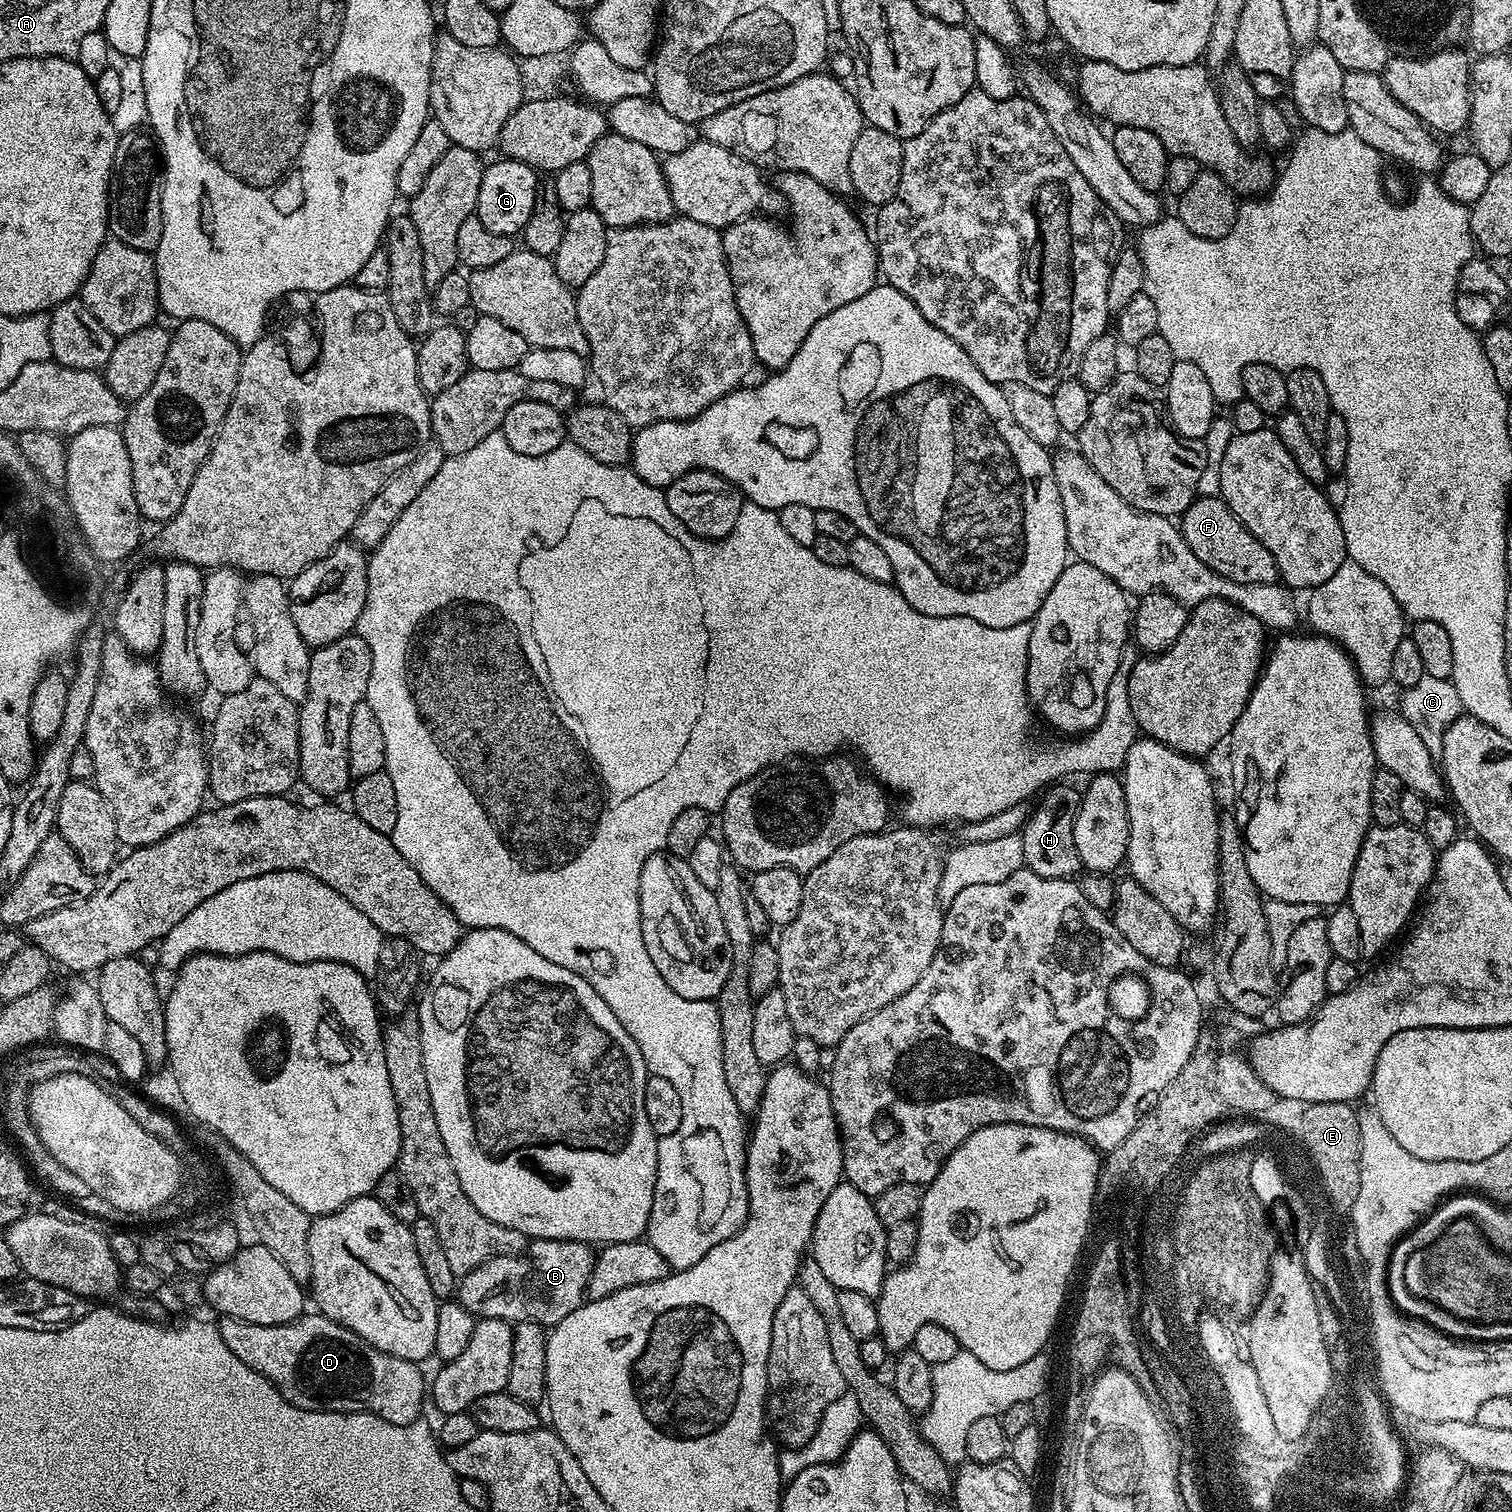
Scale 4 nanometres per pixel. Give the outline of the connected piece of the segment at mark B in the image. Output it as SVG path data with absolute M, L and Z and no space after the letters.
M532 1240L527 1250L517 1256L499 1256L482 1262L470 1274L459 1277L458 1302L481 1320L506 1320L513 1325L534 1322L551 1326L562 1322L566 1314L574 1314L585 1303L590 1270L594 1270L596 1252L593 1245L569 1240Z

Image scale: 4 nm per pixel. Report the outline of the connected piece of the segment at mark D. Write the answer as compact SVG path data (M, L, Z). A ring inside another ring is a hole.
M305 1314L296 1320L291 1320L278 1326L258 1326L256 1323L246 1323L244 1320L227 1319L226 1326L228 1326L228 1328L226 1327L226 1339L230 1350L242 1362L245 1362L246 1366L250 1366L258 1374L265 1376L289 1402L302 1410L318 1410L319 1412L368 1412L373 1413L376 1417L380 1417L386 1422L390 1422L391 1425L410 1425L421 1417L422 1413L420 1412L424 1400L426 1404L426 1378L424 1380L422 1372L419 1369L421 1367L415 1361L396 1358L393 1355L379 1351L376 1347L370 1346L369 1343L360 1338L358 1334L354 1334L350 1329L341 1326L330 1318L319 1314L313 1314L313 1316Z

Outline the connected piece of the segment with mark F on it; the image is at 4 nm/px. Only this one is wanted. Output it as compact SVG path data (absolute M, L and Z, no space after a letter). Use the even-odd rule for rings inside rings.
M1219 495L1201 496L1193 500L1188 509L1182 513L1178 527L1186 538L1186 546L1194 550L1201 562L1206 562L1210 570L1214 570L1222 578L1230 578L1234 582L1270 582L1277 583L1280 571L1276 565L1274 554L1258 542L1246 530L1240 519L1228 509Z

